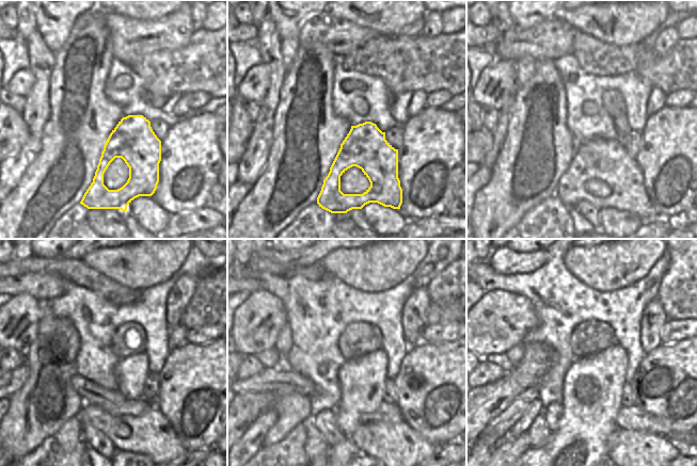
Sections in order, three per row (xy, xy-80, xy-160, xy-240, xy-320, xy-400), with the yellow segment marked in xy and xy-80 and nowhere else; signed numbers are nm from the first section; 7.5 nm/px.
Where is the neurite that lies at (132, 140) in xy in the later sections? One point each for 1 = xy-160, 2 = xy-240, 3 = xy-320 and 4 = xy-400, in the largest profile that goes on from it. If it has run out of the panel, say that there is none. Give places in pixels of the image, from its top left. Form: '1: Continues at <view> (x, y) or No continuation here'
1: Continues at xy-160 (606, 159)
2: Continues at xy-240 (152, 434)
3: Continues at xy-320 (399, 448)
4: Continues at xy-400 (643, 454).

